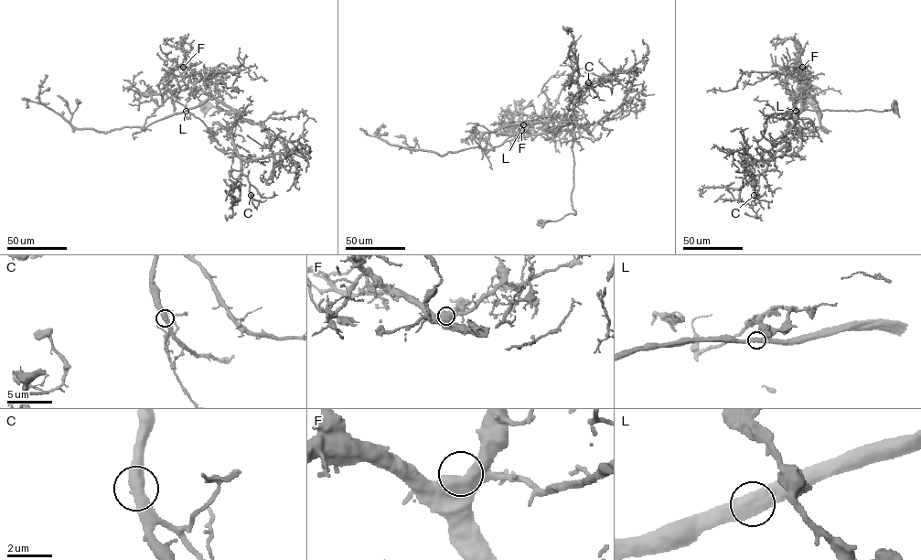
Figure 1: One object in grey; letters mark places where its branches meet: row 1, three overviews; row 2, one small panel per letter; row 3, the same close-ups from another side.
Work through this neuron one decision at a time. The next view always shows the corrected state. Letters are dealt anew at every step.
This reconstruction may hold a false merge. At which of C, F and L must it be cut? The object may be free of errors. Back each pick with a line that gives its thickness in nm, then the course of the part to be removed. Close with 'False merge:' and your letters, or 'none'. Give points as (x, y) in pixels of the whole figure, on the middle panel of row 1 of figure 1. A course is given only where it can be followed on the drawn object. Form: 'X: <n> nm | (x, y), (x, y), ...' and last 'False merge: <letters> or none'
False merge: none

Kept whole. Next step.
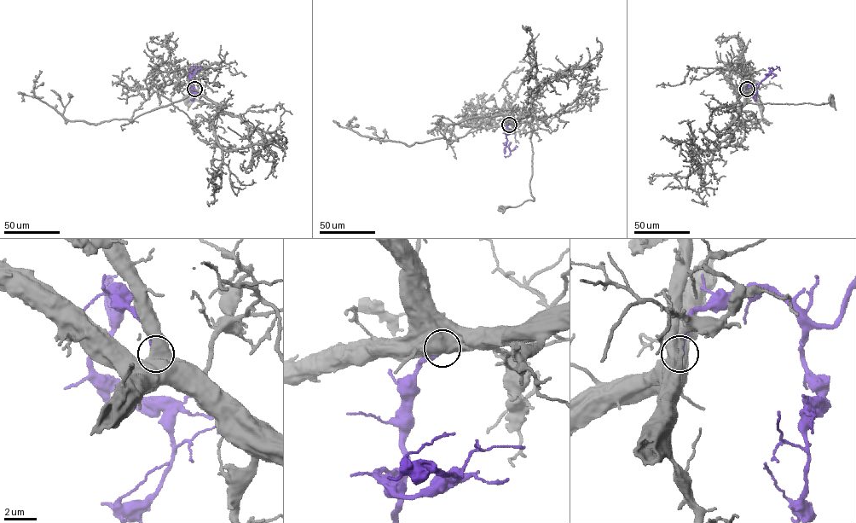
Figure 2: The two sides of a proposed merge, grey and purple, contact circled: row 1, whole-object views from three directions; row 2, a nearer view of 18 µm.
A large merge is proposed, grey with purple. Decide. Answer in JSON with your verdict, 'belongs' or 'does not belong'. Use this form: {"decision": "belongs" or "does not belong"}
{"decision": "belongs"}

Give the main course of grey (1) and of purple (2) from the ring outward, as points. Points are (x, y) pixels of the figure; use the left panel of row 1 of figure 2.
1: (194, 89), (219, 104), (186, 99)
2: (194, 89), (191, 87), (191, 76), (195, 68), (192, 67), (190, 71)

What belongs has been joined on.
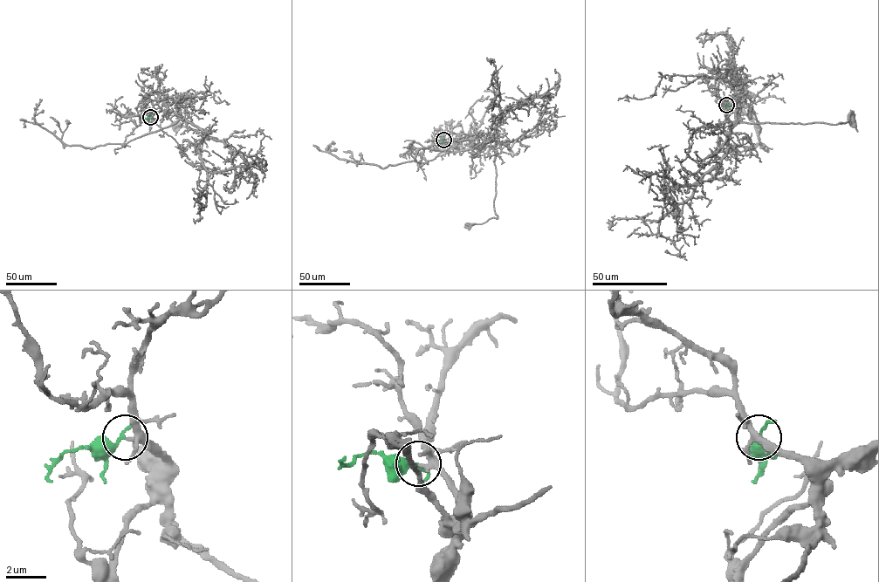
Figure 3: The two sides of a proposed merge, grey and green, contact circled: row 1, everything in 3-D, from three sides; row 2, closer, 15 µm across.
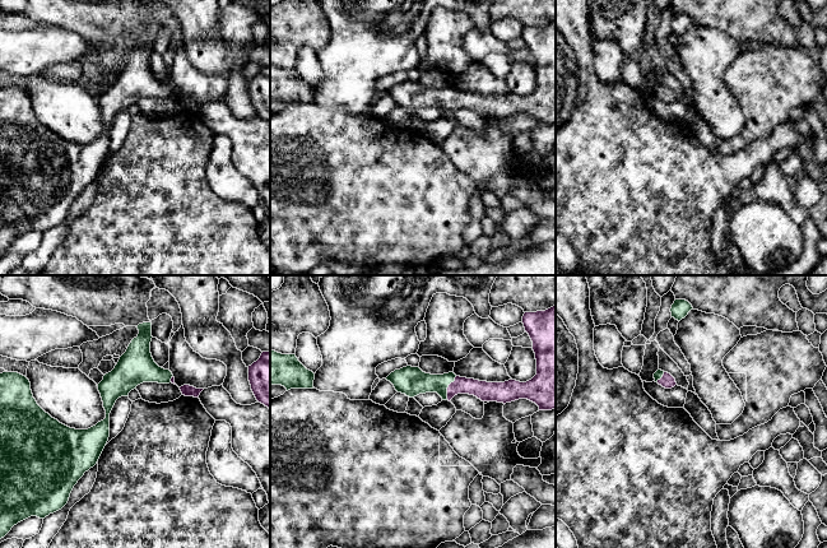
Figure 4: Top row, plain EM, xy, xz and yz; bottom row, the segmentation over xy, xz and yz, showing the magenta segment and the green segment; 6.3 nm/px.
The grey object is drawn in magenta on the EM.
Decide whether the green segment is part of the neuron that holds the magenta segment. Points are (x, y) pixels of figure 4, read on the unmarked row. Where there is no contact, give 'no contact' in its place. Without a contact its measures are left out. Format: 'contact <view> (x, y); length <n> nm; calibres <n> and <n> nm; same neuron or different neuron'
contact xz (447, 102); length 170 nm; calibres 130 and 190 nm; same neuron

